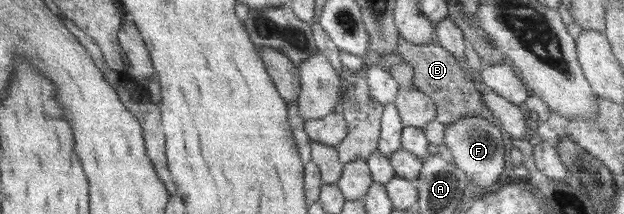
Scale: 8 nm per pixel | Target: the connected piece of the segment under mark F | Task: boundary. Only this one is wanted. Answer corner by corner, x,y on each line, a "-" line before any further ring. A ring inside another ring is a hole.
464,116
457,122
446,127
445,146
447,146
447,155
453,162
462,168
469,176
471,182
478,187
487,189
499,182
501,174
505,172
505,140
503,132
499,130
499,125
491,122
482,116

